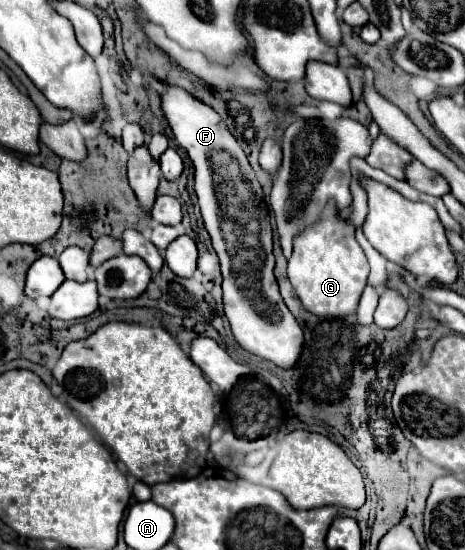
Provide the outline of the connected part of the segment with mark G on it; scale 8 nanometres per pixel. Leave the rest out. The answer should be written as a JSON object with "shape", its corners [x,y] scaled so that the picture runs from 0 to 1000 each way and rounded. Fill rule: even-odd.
{"shape":[[[705,373],[697,395],[688,395],[680,409],[662,409],[654,424],[637,427],[632,460],[619,471],[619,507],[654,562],[667,569],[684,576],[740,576],[761,569],[791,496],[791,475],[761,435],[761,413],[748,398],[731,395],[723,373]]]}

